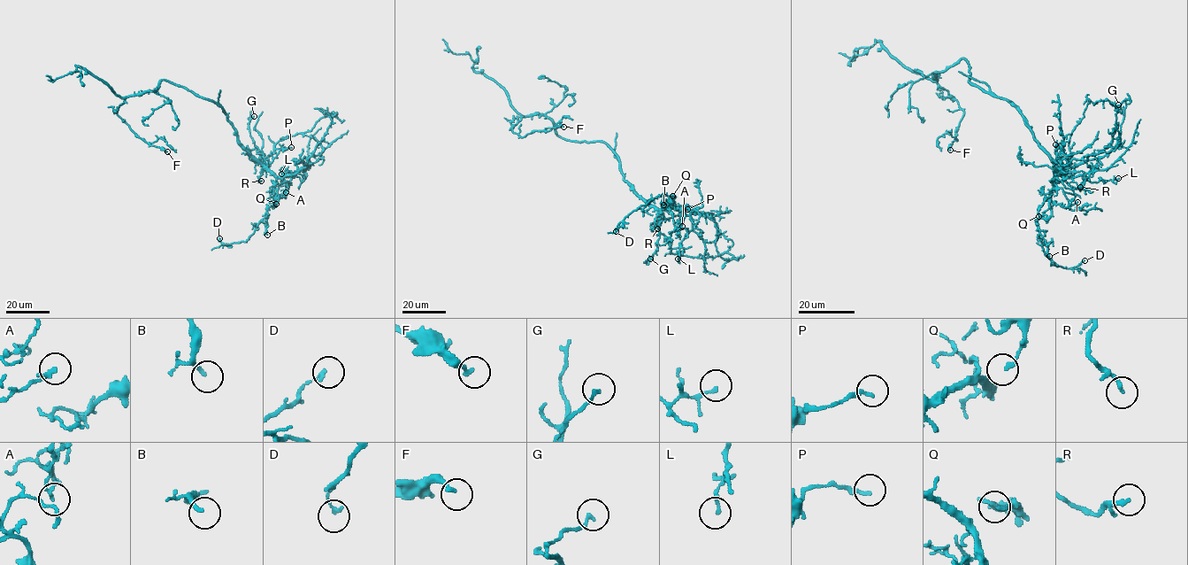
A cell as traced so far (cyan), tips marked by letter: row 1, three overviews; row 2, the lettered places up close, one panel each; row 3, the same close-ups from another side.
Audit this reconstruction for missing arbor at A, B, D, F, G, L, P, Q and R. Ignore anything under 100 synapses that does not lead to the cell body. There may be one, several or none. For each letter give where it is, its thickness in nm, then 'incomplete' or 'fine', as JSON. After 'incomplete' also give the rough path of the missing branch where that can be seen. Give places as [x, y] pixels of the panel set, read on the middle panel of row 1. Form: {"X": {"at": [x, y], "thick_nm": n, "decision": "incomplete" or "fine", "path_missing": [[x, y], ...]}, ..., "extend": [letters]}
{"A": {"at": [682, 226], "thick_nm": 160, "decision": "fine"}, "B": {"at": [663, 205], "thick_nm": 180, "decision": "fine"}, "D": {"at": [616, 231], "thick_nm": 160, "decision": "fine"}, "F": {"at": [563, 127], "thick_nm": 200, "decision": "fine"}, "G": {"at": [650, 259], "thick_nm": 150, "decision": "fine"}, "L": {"at": [678, 259], "thick_nm": 110, "decision": "fine"}, "P": {"at": [687, 209], "thick_nm": 190, "decision": "fine"}, "Q": {"at": [672, 196], "thick_nm": 110, "decision": "fine"}, "R": {"at": [657, 228], "thick_nm": 200, "decision": "fine"}, "extend": []}

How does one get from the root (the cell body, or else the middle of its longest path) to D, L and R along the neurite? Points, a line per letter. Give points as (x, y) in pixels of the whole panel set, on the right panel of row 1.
D: (986, 93), (1018, 110), (1055, 166), (1051, 215), (1037, 220), (1044, 253), (1051, 265), (1065, 267), (1084, 260)
L: (986, 93), (1007, 99), (1018, 110), (1033, 138), (1055, 166), (1053, 181), (1081, 175), (1091, 181), (1118, 178)
R: (986, 93), (1007, 99), (1018, 110), (1033, 138), (1061, 170), (1062, 178), (1073, 188), (1080, 187)

